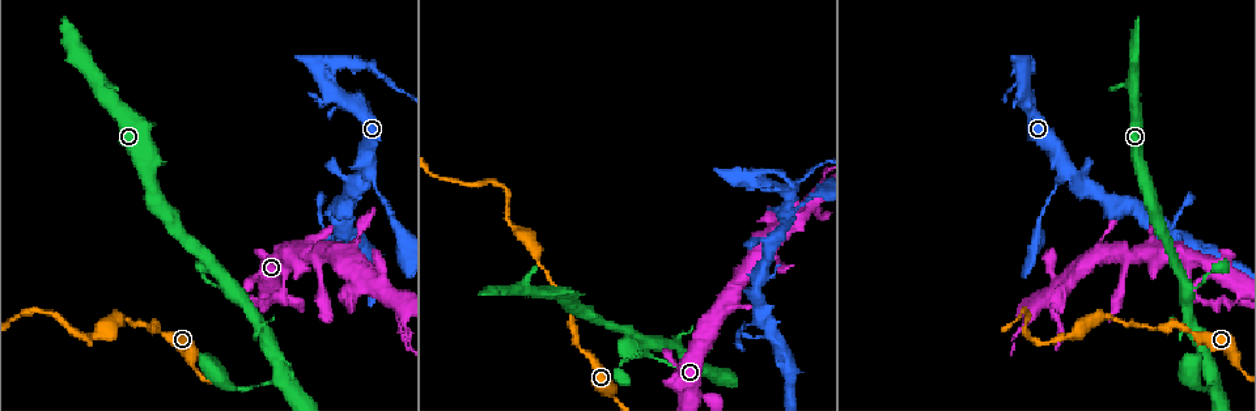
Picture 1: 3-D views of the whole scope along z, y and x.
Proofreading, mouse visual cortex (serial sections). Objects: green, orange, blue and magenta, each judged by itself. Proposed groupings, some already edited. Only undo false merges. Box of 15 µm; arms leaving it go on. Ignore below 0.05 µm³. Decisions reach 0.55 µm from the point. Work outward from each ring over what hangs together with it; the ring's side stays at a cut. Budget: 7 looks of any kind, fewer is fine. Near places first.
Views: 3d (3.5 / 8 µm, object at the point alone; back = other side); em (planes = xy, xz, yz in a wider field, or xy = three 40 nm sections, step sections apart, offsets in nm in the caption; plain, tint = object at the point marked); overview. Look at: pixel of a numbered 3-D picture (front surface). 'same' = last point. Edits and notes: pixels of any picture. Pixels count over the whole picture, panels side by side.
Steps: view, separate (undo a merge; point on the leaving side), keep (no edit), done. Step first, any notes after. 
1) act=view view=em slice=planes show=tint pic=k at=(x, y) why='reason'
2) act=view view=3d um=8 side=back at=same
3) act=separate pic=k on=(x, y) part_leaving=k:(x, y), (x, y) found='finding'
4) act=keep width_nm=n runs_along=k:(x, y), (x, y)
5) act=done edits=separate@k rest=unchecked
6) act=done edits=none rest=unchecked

act=view view=3d um=3.5 pic=1 at=(352, 249)

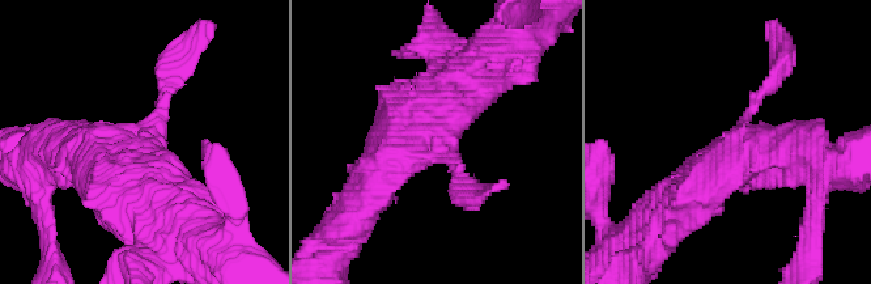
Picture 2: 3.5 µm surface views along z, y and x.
act=view view=em slice=planes show=tint pic=2 at=(144, 151) why='now the EM'

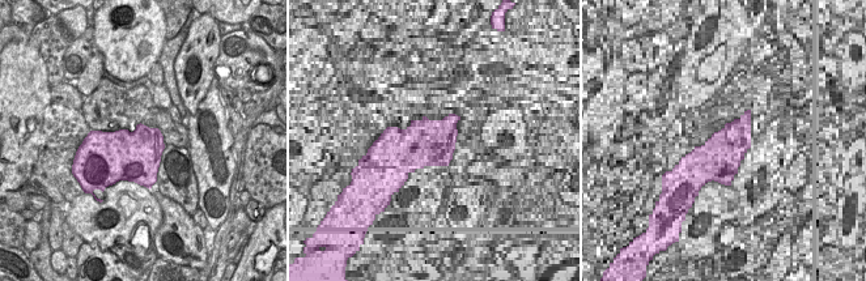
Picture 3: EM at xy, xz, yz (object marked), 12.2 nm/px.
act=keep runs_along=2:(369, 195), (462, 77) found='all the same cell'

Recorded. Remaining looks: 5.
act=view view=3d um=3.5 pic=1 at=(1061, 176) why='thin neck'

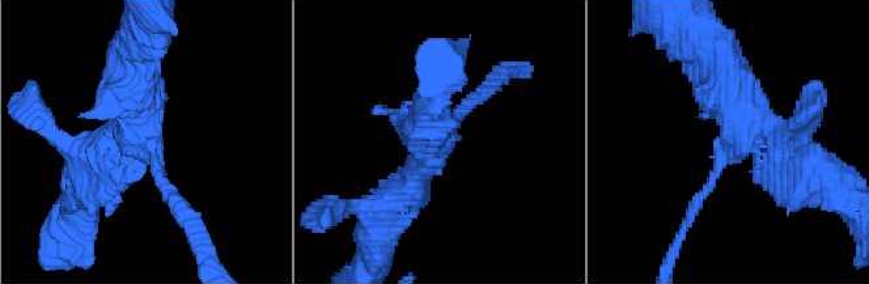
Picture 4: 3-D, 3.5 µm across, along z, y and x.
act=view view=em slice=planes show=tint pic=4 at=(145, 136) why='shape alone is not enough'

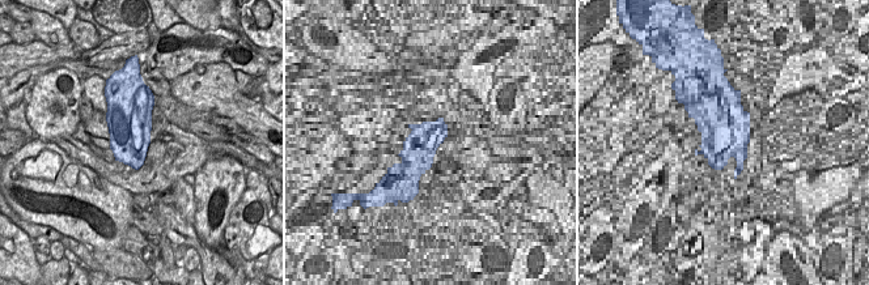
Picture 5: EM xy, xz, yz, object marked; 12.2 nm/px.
act=keep runs_along=4:(704, 39), (730, 100), (801, 164) found='one cell here'

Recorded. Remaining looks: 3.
act=view view=3d um=8 pic=1 at=(381, 279) why='thick turns thin'

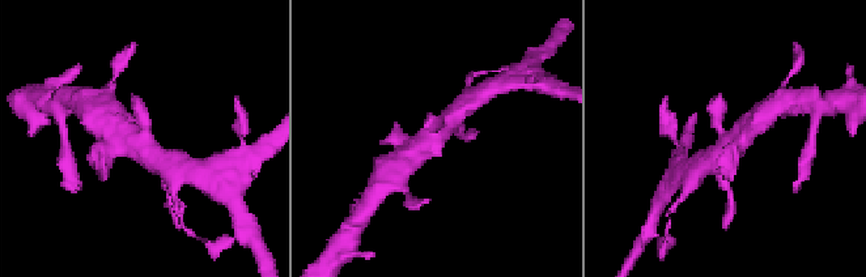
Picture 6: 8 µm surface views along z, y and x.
act=view view=em slice=xy step=5 show=tint pic=6 at=(144, 132) arms=3 arm_widths_nm=350,450,600 why='shape alone is not enough'

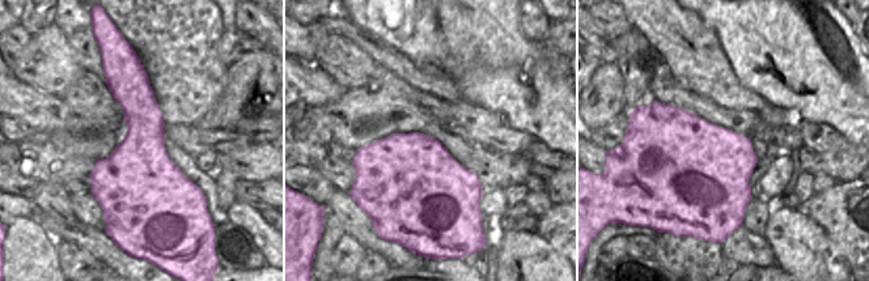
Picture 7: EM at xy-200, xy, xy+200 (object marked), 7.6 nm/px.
act=keep runs_along=6:(406, 157), (449, 123), (457, 113) found='continuous, no second cell'

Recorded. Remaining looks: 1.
act=done edits=none rest=unchecked

